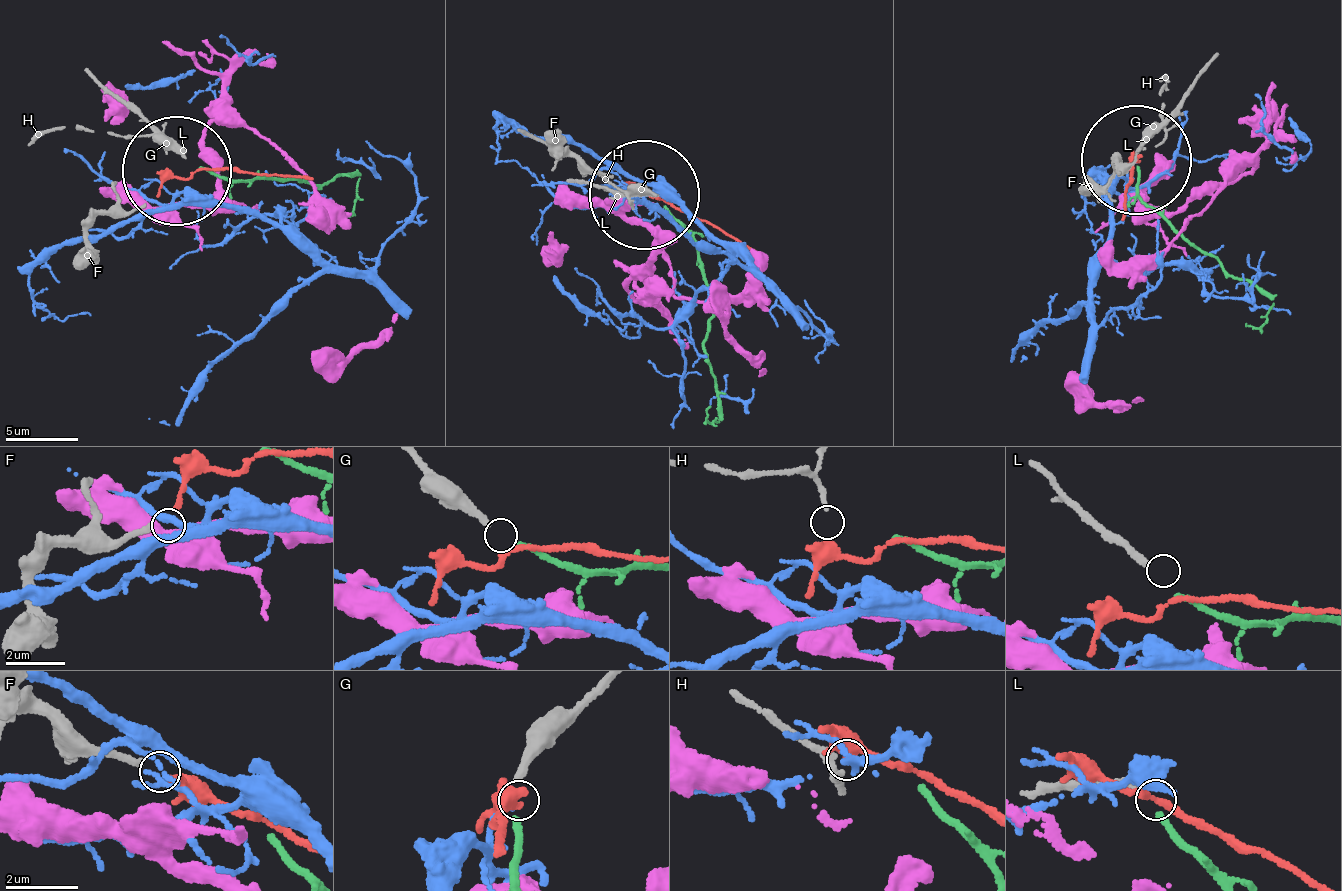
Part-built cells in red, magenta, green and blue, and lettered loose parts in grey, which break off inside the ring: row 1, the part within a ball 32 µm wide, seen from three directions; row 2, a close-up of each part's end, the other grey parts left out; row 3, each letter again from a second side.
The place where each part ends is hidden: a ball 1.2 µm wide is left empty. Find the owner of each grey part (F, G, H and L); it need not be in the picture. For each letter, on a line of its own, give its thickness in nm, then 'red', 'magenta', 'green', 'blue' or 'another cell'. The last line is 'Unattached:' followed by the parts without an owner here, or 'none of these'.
F: calibre 190 nm; another cell
G: calibre 220 nm; green
H: calibre 150 nm; red
L: calibre 240 nm; another cell
Unattached: F, L

